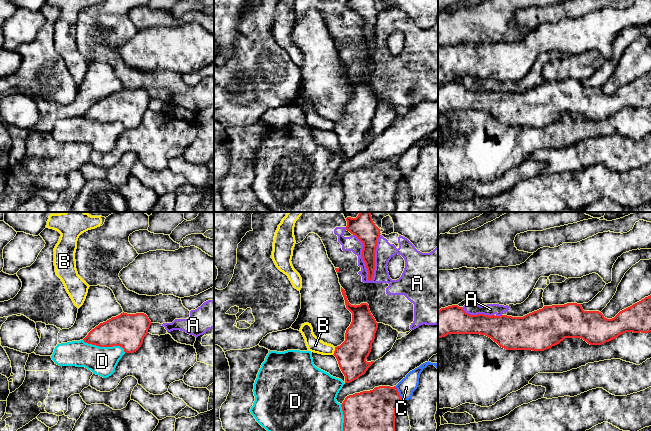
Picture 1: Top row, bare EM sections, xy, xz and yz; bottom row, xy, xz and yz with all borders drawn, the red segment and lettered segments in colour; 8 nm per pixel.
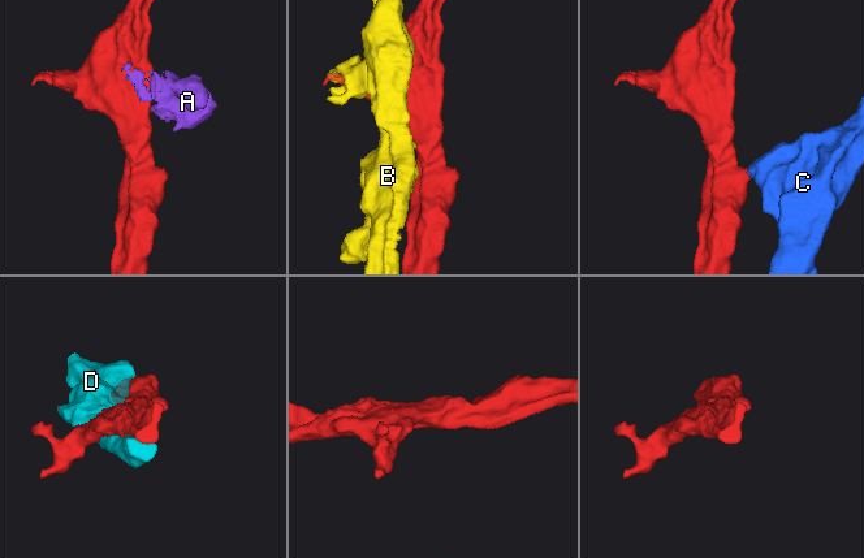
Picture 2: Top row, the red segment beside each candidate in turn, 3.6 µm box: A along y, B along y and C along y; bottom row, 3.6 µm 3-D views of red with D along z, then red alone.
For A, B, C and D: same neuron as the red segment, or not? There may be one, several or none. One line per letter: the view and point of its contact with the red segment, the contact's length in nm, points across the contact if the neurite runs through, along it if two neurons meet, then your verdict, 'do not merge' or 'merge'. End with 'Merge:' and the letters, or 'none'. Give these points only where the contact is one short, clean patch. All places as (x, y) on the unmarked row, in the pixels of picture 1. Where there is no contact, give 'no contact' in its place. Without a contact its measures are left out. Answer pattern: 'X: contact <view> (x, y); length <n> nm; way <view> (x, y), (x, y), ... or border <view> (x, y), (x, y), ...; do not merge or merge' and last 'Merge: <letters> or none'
A: contact xz (362, 33); length 400 nm; do not merge
B: contact xz (334, 127); length 70 nm; do not merge
C: contact xz (398, 170); length 140 nm; border xz (395, 162), (403, 177); do not merge
D: contact xy (104, 122); length 360 nm; do not merge
Merge: none

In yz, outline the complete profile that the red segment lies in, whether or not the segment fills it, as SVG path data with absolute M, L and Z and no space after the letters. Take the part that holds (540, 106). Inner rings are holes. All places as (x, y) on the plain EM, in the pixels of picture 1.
M651 71L620 87L614 94L607 95L599 87L584 87L581 80L567 79L564 81L544 82L542 85L529 89L523 93L507 91L489 92L484 90L470 91L458 81L441 84L438 87L438 115L448 110L480 110L491 114L506 126L544 127L559 120L565 114L581 114L590 121L602 121L626 108L651 108Z

